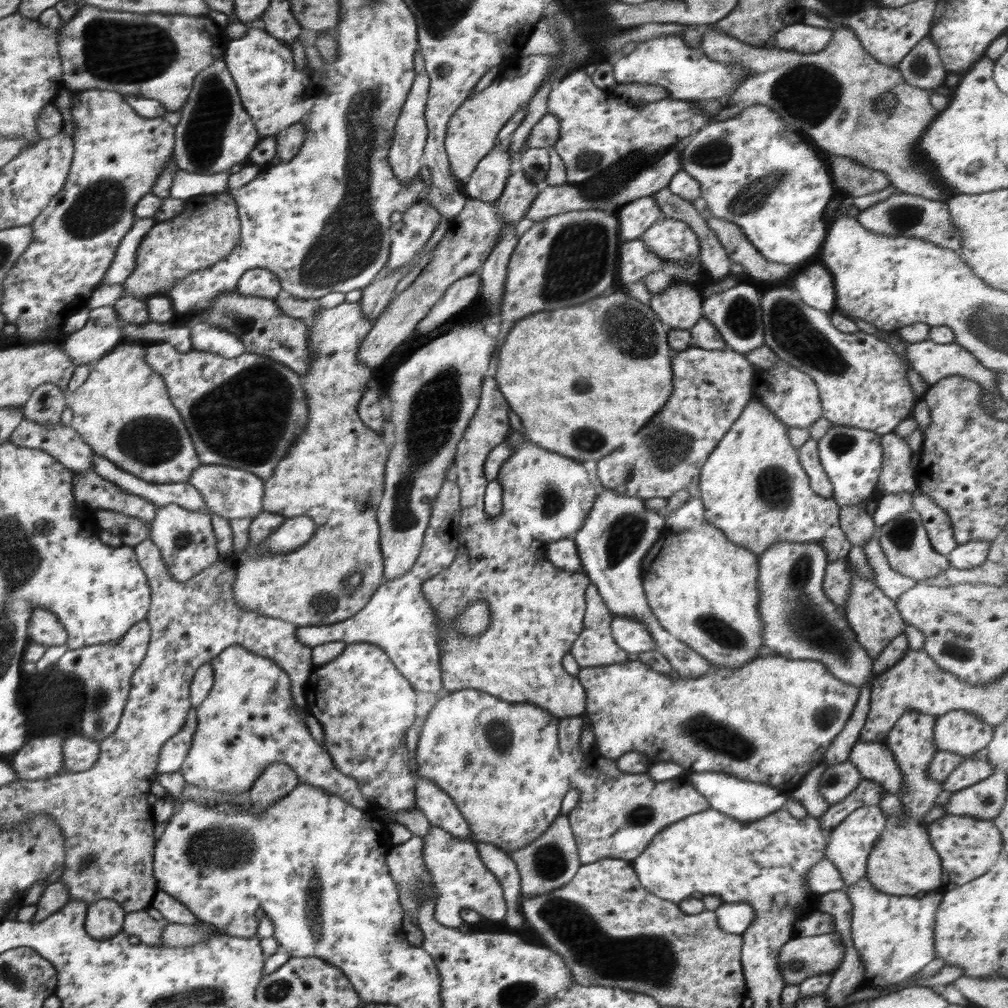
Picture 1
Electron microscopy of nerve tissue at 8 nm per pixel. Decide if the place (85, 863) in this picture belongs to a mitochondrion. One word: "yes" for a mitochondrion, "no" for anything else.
yes

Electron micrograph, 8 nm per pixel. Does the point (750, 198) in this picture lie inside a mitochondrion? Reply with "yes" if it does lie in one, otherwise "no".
yes

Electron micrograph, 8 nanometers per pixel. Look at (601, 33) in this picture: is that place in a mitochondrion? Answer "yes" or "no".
yes

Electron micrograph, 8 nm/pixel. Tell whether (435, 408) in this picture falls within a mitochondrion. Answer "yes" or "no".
yes

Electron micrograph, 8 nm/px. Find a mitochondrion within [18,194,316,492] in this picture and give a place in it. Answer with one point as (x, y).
(244, 419)

